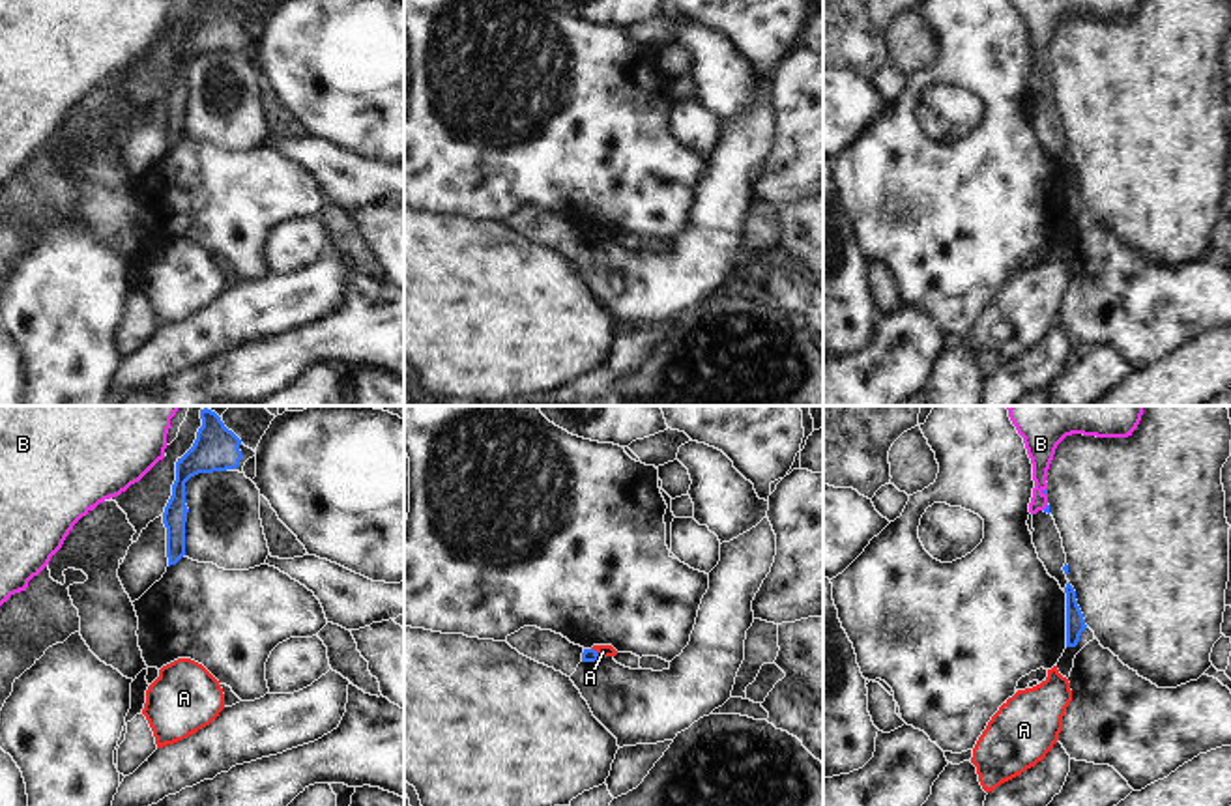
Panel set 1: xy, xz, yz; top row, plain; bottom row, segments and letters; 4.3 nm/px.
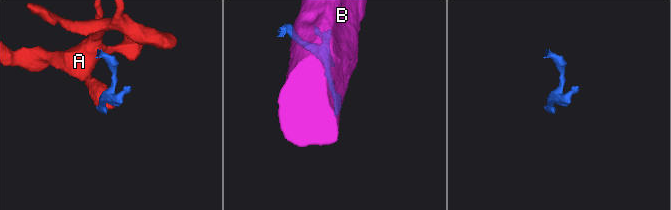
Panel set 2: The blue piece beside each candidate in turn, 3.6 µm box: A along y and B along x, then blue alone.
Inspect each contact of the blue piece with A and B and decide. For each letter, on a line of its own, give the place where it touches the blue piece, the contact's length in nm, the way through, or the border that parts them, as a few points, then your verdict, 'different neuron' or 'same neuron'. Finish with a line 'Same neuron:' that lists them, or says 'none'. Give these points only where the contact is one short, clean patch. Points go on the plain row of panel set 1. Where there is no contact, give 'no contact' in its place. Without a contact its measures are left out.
A: meets blue in xz at (595, 234); contact 60 nm long; border along xz (592, 229), (601, 238); different neuron
B: meets blue in yz at (1044, 73); contact 50 nm long; border along yz (1046, 68), (1046, 77); different neuron
Same neuron: none

